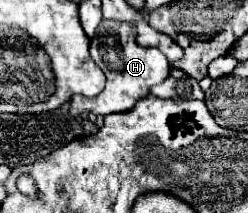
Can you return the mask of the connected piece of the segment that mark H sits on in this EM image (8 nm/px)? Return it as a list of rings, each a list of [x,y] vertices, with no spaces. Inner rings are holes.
[[[104,20],[102,26],[98,26],[94,38],[90,40],[90,56],[102,68],[102,72],[106,76],[106,86],[94,98],[76,96],[78,100],[70,100],[70,114],[74,114],[74,118],[82,116],[82,112],[92,112],[96,116],[98,114],[108,116],[112,112],[130,110],[136,100],[140,100],[142,96],[148,94],[150,86],[164,82],[168,76],[168,70],[170,70],[166,56],[158,48],[140,46],[136,42],[134,26],[130,26],[128,22],[112,24],[110,20]]]

